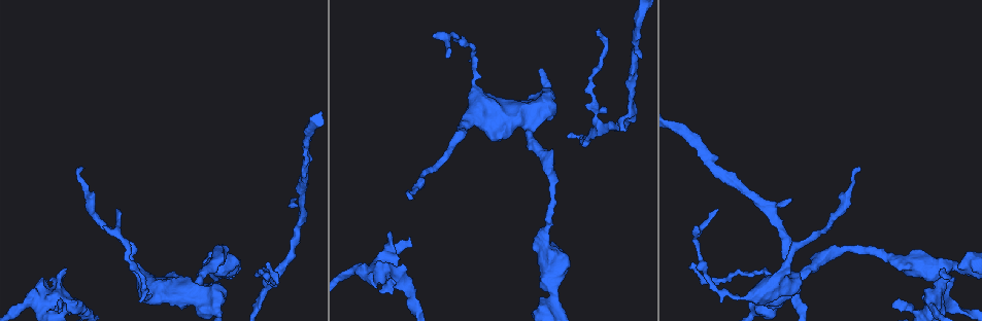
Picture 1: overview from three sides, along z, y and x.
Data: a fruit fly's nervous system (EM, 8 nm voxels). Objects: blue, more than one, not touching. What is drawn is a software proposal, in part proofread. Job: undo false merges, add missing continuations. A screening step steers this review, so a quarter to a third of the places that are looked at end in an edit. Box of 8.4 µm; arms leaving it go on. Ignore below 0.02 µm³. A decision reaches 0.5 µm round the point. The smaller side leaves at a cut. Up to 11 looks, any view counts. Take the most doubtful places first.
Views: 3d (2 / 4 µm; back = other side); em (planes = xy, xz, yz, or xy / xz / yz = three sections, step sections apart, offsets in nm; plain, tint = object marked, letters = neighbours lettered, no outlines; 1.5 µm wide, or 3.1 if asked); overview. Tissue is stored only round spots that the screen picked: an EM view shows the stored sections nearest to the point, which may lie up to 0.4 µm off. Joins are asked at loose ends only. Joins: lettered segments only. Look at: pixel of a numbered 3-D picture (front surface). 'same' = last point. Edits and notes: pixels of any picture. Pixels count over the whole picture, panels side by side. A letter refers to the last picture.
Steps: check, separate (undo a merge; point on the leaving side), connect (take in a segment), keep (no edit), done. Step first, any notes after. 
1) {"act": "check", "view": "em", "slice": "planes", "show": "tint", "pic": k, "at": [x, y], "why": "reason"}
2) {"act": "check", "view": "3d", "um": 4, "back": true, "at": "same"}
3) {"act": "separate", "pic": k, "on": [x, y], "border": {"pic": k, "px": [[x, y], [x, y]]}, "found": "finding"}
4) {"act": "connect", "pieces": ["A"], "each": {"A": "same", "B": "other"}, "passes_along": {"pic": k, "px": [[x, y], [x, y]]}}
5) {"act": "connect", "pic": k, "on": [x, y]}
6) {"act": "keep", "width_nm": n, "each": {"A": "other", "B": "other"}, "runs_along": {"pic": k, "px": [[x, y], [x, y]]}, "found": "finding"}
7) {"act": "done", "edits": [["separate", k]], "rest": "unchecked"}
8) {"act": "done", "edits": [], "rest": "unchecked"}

{"act": "check", "view": "3d", "um": 2, "pic": 1, "at": [409, 198], "why": "thin end"}

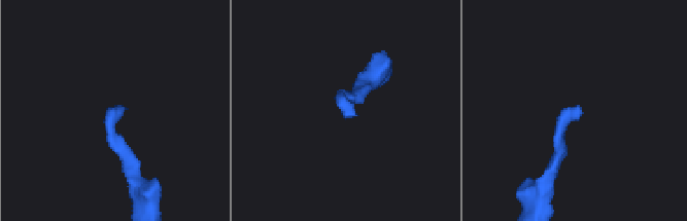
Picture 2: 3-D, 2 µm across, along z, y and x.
{"act": "check", "view": "em", "slice": "planes", "show": "letters", "pic": 2, "at": [118, 106]}

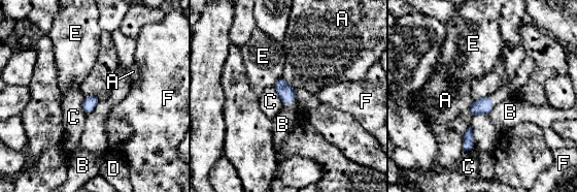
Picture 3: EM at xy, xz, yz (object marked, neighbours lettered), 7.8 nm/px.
{"act": "keep", "each": {"A": "other", "B": "other", "C": "other", "D": "other", "E": "other", "F": "other"}, "border": {"pic": 3, "px": [[273, 87], [283, 103]]}, "found": "no lettered segment goes on from it"}

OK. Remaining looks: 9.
{"act": "check", "view": "3d", "um": 4, "pic": 1, "at": [690, 264], "why": "thin end"}

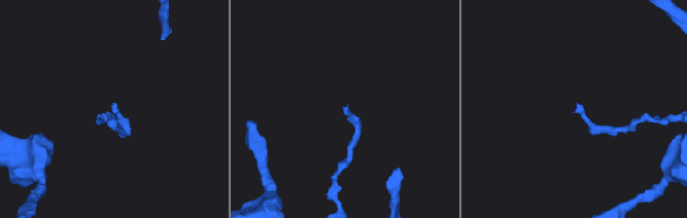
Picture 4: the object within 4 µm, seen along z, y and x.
{"act": "check", "view": "em", "slice": "planes", "show": "plain", "pic": 4, "at": [345, 107], "why": "now the EM"}

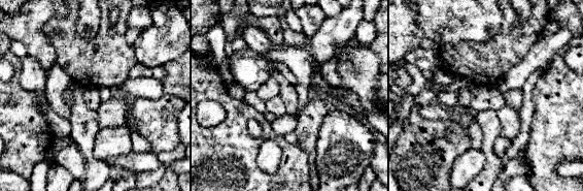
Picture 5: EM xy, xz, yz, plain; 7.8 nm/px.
{"act": "check", "view": "em", "slice": "planes", "show": "letters", "at": "same", "why": "what lies round it"}

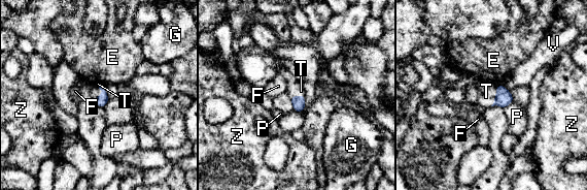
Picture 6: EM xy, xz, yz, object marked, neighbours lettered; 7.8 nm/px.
{"act": "connect", "pieces": ["T"], "width_nm": 90, "each": {"E": "other", "F": "other", "G": "other", "P": "other", "T": "same", "V": "other", "Z": "other"}, "passes_along": {"pic": 6, "px": [[100, 101], [102, 93], [95, 91]]}, "found": "the neuron continues"}

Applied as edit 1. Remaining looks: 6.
{"act": "check", "view": "overview"}

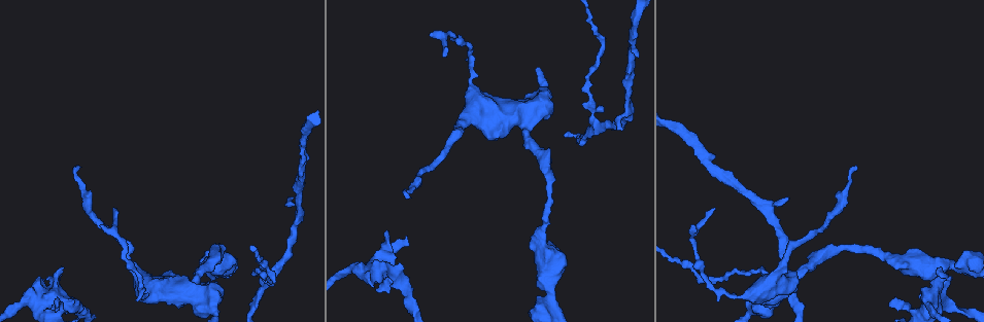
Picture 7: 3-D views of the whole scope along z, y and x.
{"act": "check", "view": "3d", "um": 2, "pic": 7, "at": [349, 269], "why": "sudden change in width"}

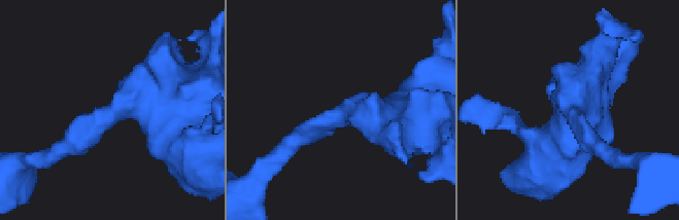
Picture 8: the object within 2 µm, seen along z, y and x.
{"act": "check", "view": "em", "slice": "yz", "step": 8, "show": "letters", "pic": 8, "at": [103, 118]}

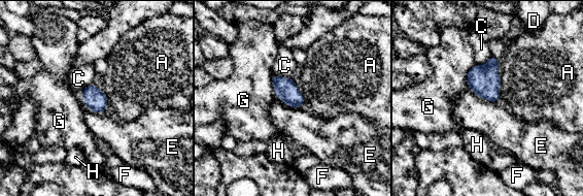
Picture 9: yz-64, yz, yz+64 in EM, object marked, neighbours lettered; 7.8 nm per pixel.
{"act": "keep", "each": {"A": "other", "C": "other", "D": "other", "E": "other", "F": "other", "G": "other", "H": "other"}, "border": {"pic": 9, "px": [[499, 74], [500, 96]]}, "found": "all the same neuron"}

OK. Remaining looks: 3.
{"act": "done", "edits": [["connect", 6]], "rest": "unchecked"}

